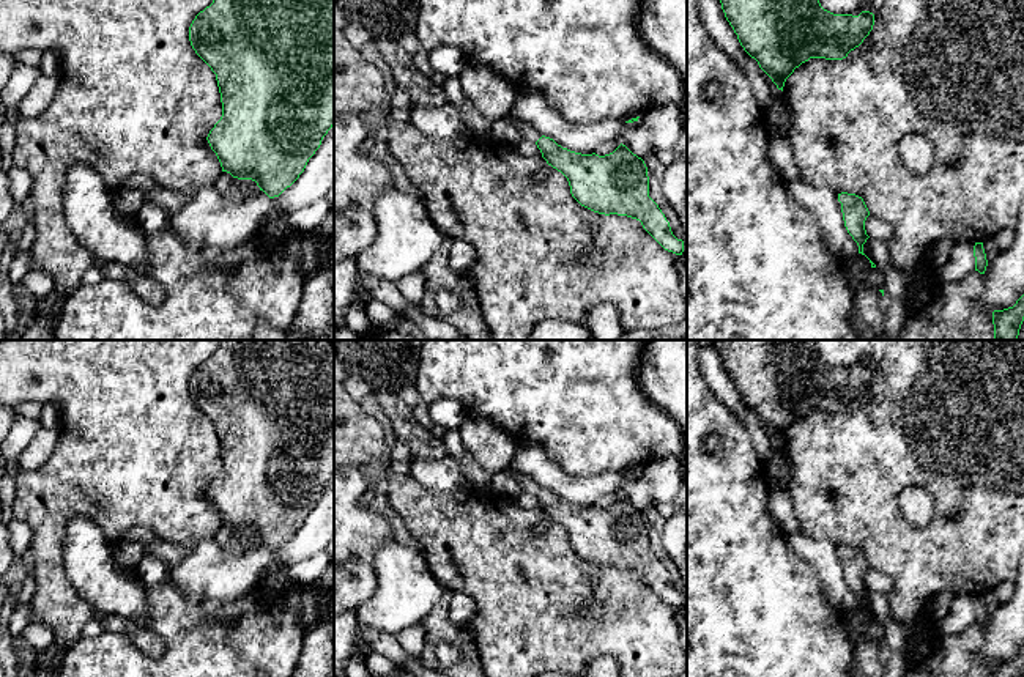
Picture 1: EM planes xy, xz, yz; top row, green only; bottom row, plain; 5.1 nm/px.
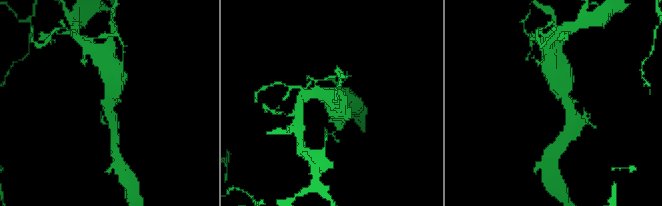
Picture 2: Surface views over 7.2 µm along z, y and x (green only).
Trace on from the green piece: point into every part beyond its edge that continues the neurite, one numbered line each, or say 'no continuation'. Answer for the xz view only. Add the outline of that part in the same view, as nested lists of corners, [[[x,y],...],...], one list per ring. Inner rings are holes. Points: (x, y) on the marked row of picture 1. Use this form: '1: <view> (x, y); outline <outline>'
1: xz (530, 134); outline [[[515,120],[515,126],[518,128],[518,131],[523,135],[525,142],[536,143],[542,137],[540,132],[537,132],[531,124],[528,124],[528,123],[521,121],[521,120]]]

